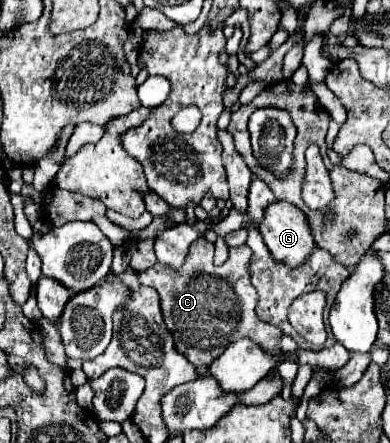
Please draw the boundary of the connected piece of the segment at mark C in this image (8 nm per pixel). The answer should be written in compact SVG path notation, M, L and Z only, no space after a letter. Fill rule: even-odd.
M203 236L197 238L183 262L181 268L169 268L161 262L151 266L145 272L139 272L139 282L143 286L149 286L159 290L161 298L161 310L165 326L169 328L175 348L193 364L193 366L209 366L223 350L239 340L239 338L251 338L257 344L261 344L269 352L279 352L279 336L281 330L277 330L271 324L265 324L257 318L255 312L258 295L251 282L249 282L249 248L243 244L239 248L231 248L231 268L227 264L215 266L213 264L213 252L215 246L207 242ZM229 270L231 270L231 282L229 282ZM181 276L213 276L211 282L179 282Z

